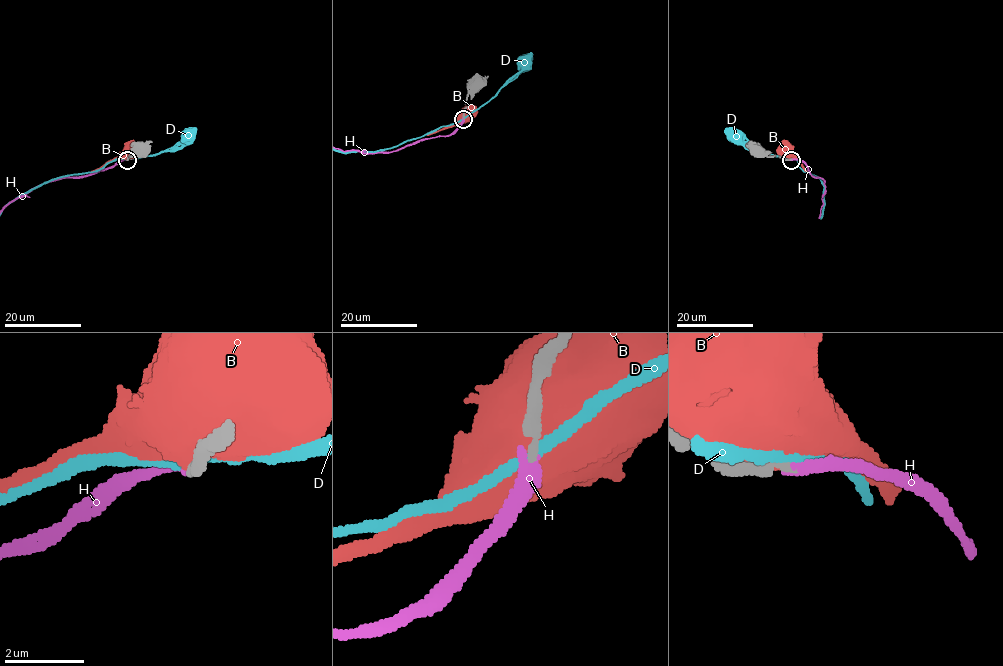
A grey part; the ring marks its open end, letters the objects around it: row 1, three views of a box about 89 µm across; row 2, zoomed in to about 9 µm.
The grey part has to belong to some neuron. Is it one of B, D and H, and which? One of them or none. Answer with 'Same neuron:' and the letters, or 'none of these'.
Same neuron: H

